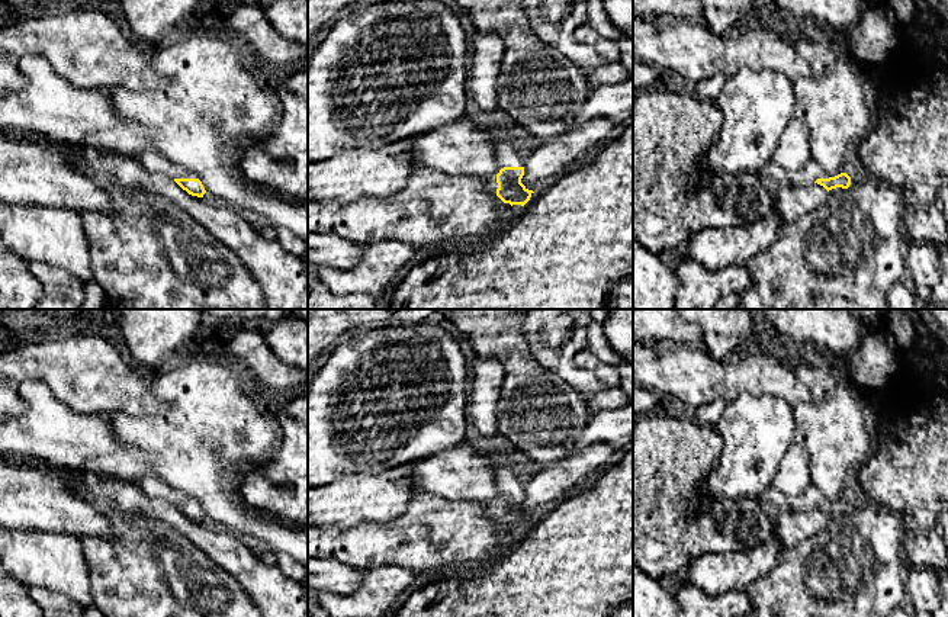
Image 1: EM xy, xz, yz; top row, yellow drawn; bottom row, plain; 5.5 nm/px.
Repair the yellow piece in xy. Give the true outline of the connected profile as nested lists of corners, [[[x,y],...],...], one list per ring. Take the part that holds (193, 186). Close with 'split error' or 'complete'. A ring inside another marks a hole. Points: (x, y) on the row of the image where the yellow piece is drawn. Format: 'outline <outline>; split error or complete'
outline [[[145,151],[136,155],[138,163],[147,171],[160,173],[173,179],[183,190],[192,196],[203,197],[206,193],[197,176],[155,151]]]; split error

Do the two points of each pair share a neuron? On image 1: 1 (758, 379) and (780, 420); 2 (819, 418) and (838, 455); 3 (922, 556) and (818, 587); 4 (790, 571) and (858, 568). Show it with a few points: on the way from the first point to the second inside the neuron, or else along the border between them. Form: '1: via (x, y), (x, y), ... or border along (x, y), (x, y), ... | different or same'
1: border along (733, 398), (742, 392), (770, 394), (791, 407) | different
2: via (828, 427), (834, 434), (834, 446) | same
3: border along (893, 513), (902, 520), (903, 546) | different
4: via (807, 571), (841, 571) | same

